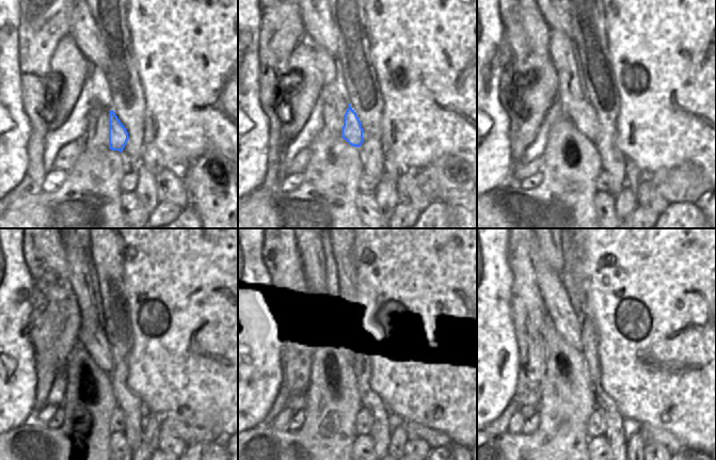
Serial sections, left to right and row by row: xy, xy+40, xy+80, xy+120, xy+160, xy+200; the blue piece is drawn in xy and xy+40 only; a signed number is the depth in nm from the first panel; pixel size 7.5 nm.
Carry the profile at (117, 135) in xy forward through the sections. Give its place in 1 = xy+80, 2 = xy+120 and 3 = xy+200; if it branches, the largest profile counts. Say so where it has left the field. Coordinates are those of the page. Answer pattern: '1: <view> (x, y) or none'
1: xy+80 (584, 116)
2: xy+120 (99, 348)
3: xy+200 (557, 303)

